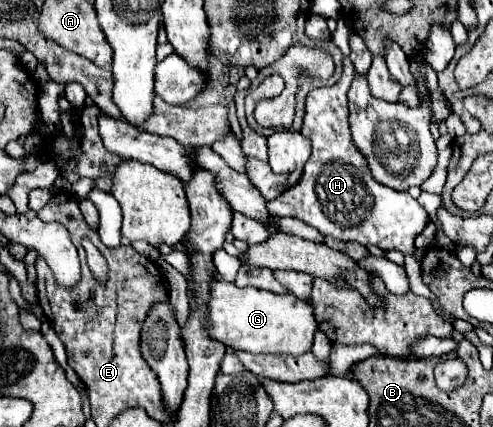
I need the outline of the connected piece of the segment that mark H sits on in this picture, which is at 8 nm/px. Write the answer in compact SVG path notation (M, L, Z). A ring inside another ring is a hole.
M350 58L344 60L344 74L342 78L330 86L330 88L316 88L306 96L304 106L304 124L302 134L312 142L312 154L310 160L304 166L304 174L290 190L286 190L276 200L268 202L268 210L274 216L294 216L322 232L324 236L332 236L336 240L348 242L360 242L362 246L374 244L382 250L400 250L402 254L408 254L414 250L414 238L424 230L426 226L426 210L408 194L392 190L372 178L372 172L368 168L368 162L364 154L360 154L350 138L350 124L348 124L348 100L346 92L350 88L350 82L354 78L354 64Z

